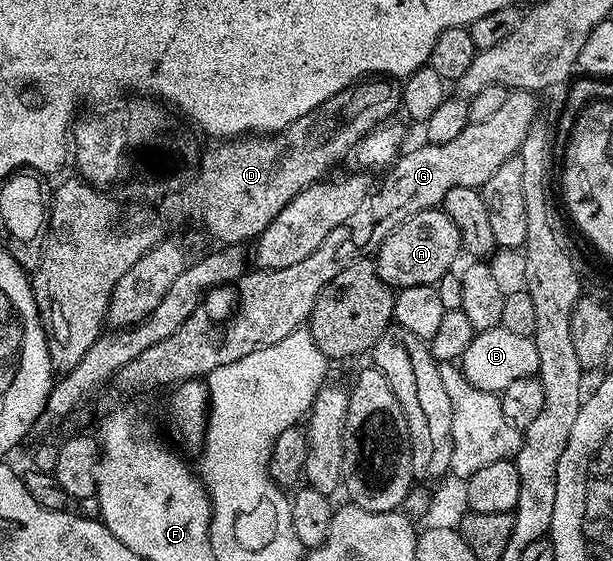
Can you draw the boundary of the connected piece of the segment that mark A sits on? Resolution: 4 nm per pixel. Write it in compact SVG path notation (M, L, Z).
M433 208L398 224L374 251L374 261L378 276L388 287L405 290L411 286L435 286L455 267L452 265L459 254L462 254L460 233L454 220L443 209Z

